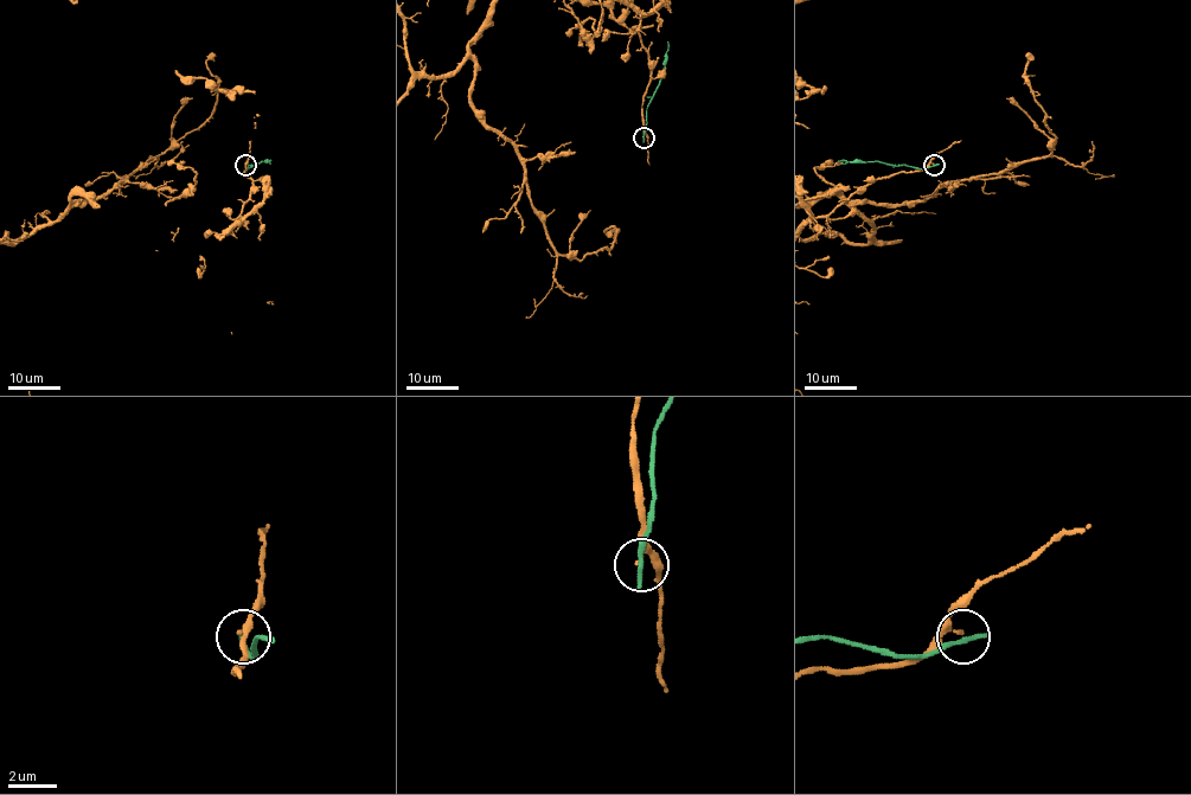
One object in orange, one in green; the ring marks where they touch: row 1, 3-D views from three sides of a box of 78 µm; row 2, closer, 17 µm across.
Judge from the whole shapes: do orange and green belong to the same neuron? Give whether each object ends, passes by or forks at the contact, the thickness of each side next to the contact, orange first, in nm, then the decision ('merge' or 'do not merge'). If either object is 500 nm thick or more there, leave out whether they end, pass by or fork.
orange passes by; green ends; calibres 200 and 280 nm; do not merge

